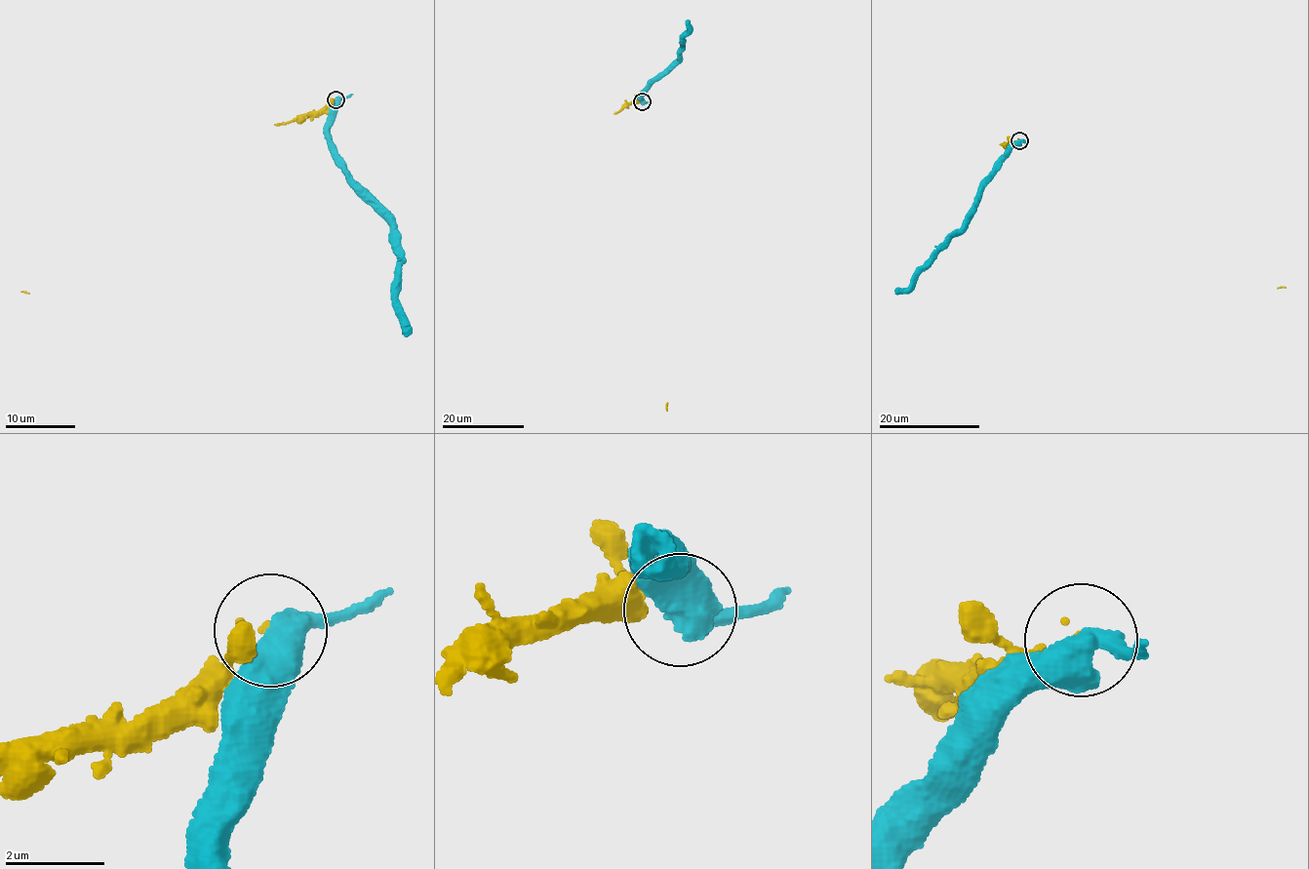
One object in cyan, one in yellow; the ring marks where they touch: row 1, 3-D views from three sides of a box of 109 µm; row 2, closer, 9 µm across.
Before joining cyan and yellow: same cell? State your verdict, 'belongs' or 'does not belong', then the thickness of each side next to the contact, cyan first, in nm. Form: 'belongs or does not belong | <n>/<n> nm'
does not belong | 550/50 nm

